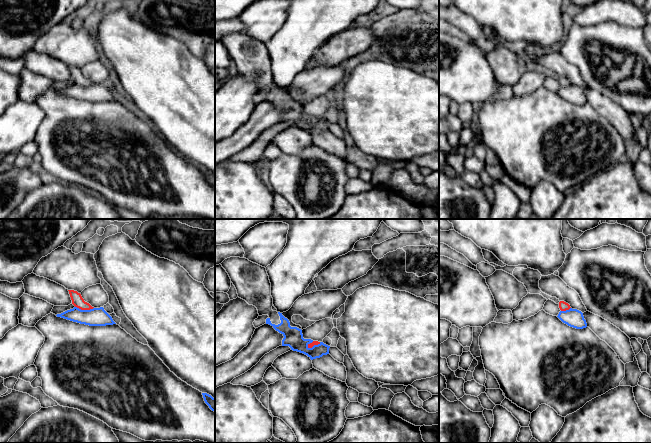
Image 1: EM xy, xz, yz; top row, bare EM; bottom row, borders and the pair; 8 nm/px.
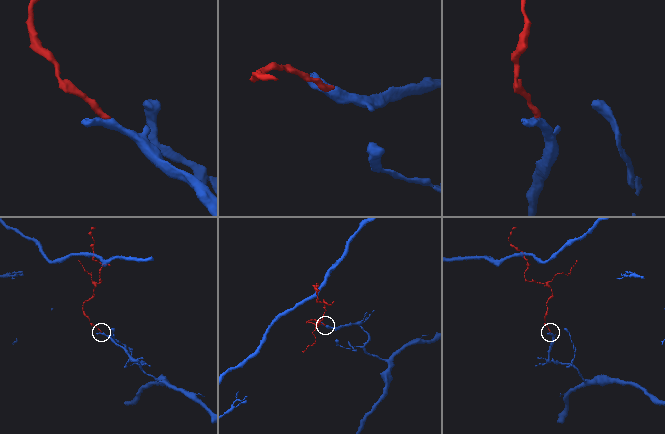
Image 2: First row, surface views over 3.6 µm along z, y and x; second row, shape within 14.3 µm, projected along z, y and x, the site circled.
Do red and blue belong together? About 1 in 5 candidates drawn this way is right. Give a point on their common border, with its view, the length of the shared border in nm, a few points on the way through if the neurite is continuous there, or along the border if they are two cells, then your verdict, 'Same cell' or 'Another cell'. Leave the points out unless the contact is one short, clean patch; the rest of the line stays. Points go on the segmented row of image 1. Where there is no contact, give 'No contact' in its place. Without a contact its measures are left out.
Touches red at xy (84, 309). Shared border 150 nm. Boundary: xy (75, 306), (81, 309), (93, 308). Another cell

